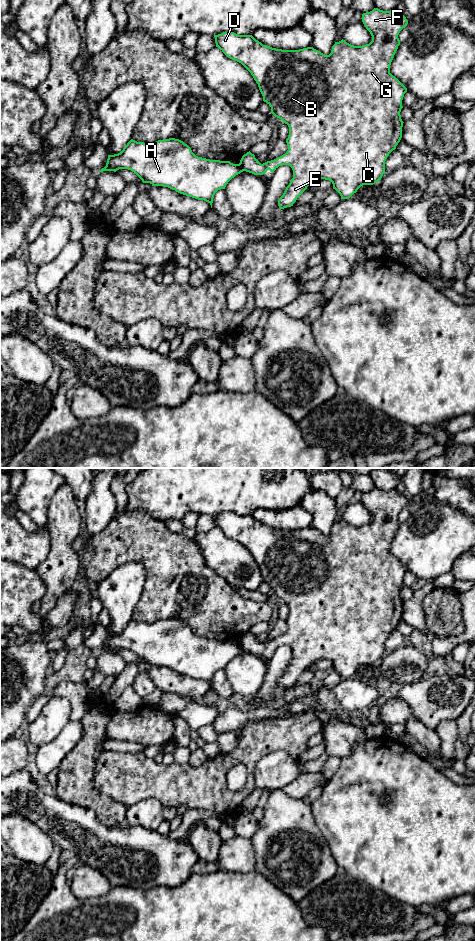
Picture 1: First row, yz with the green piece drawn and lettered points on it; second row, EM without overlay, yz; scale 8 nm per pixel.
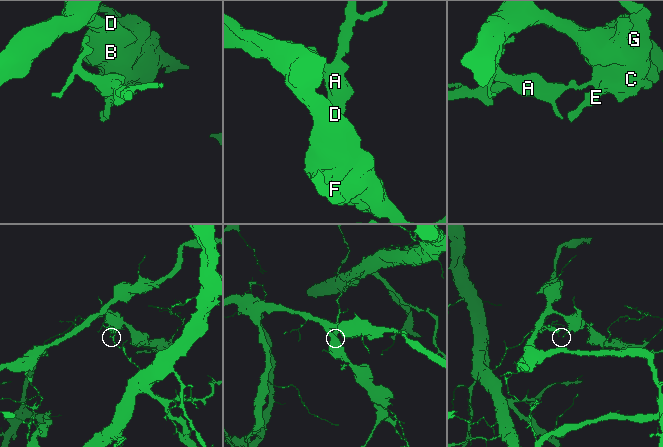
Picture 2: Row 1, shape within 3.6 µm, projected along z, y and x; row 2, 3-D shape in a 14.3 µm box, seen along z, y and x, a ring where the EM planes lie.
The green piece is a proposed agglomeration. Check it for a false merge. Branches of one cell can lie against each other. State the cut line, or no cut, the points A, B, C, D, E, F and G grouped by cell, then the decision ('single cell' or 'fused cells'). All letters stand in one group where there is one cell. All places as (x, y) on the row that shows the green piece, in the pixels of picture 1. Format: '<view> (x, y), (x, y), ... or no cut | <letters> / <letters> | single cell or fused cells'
yz (239, 163), (244, 170) | A / B C D E F G | fused cells

